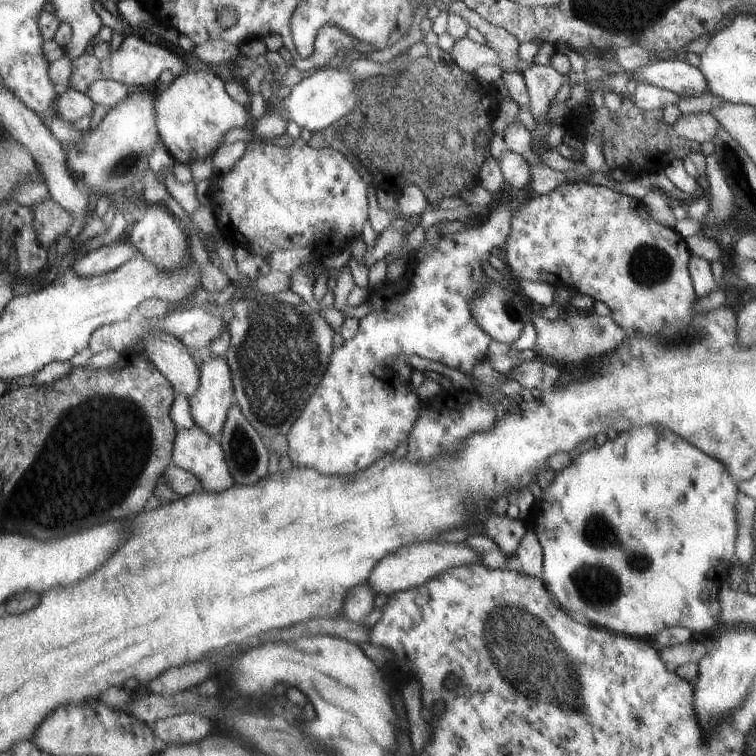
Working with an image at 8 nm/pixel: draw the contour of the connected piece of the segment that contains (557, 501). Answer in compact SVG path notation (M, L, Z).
M642 426L632 428L618 434L614 440L604 442L598 448L592 448L580 456L576 456L570 466L556 472L550 486L544 488L535 498L535 509L526 521L527 525L536 535L543 550L543 580L544 586L553 595L556 602L566 610L580 611L581 616L587 618L592 625L608 629L621 635L638 637L649 640L670 627L684 627L691 633L706 632L714 626L719 627L719 600L718 593L722 580L738 565L735 557L736 523L735 504L737 503L736 482L731 478L726 467L718 460L712 460L692 444L686 444L678 438L672 430L660 426Z

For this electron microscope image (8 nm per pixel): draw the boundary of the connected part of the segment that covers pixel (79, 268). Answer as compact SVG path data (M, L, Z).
M119 241L110 245L103 245L98 249L90 251L87 255L75 260L69 268L79 277L93 277L101 274L108 274L130 260L137 251L132 243L121 244Z

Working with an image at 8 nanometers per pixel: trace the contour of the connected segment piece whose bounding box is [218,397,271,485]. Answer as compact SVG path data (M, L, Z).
M234 397L227 412L224 428L218 436L218 443L222 447L227 467L236 485L256 484L269 474L268 461L271 451L264 446L260 434L244 418Z

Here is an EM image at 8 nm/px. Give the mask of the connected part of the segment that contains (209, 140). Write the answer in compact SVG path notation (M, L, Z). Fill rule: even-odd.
M204 70L187 72L172 81L167 86L158 86L159 91L155 109L157 110L157 129L159 138L175 158L176 162L190 166L194 162L204 160L211 156L224 142L224 134L232 128L245 128L251 126L250 110L230 98L225 91L225 83L214 74Z

